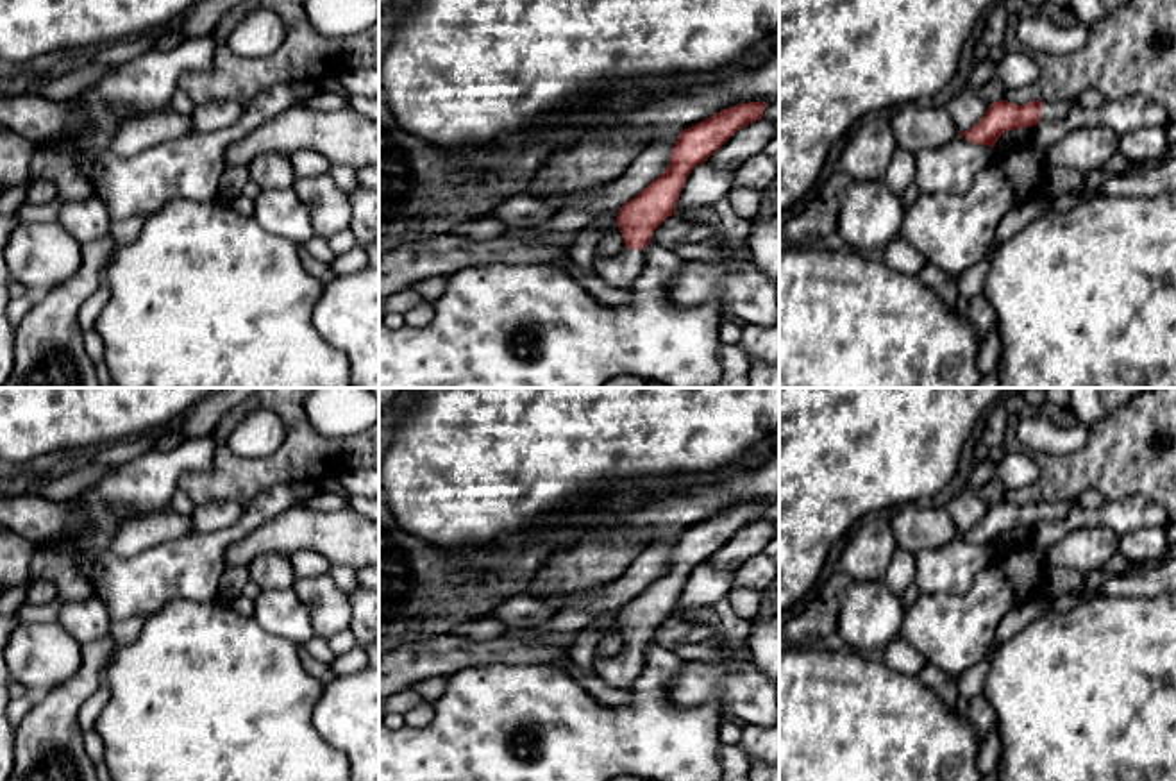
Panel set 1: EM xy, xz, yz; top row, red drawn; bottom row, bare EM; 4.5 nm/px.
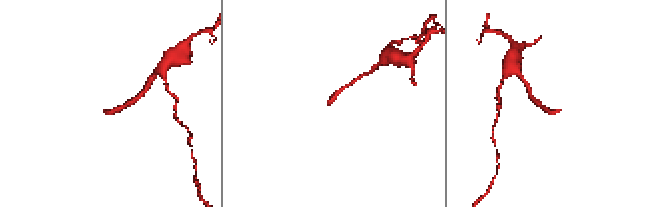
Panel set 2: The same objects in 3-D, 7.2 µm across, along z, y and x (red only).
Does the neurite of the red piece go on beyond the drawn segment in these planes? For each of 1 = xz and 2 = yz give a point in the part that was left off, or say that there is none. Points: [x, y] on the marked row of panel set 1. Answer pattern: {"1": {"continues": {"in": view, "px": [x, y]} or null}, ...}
{"1": {"continues": {"in": "xz", "px": [621, 270]}}, "2": {"continues": {"in": "yz", "px": [1053, 111]}}}

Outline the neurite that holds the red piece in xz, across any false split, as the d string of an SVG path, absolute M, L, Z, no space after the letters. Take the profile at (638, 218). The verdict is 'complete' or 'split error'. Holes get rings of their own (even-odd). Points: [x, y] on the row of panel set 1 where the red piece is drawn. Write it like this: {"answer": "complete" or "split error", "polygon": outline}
{"answer": "split error", "polygon": "M747 102L727 107L685 129L676 141L668 168L618 209L617 223L626 248L618 256L593 257L593 270L617 290L627 290L643 268L643 248L672 214L692 170L706 163L736 130L761 120L769 104Z"}

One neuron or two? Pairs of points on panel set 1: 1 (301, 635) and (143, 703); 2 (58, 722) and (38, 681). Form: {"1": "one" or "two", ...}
{"1": "two", "2": "two"}

